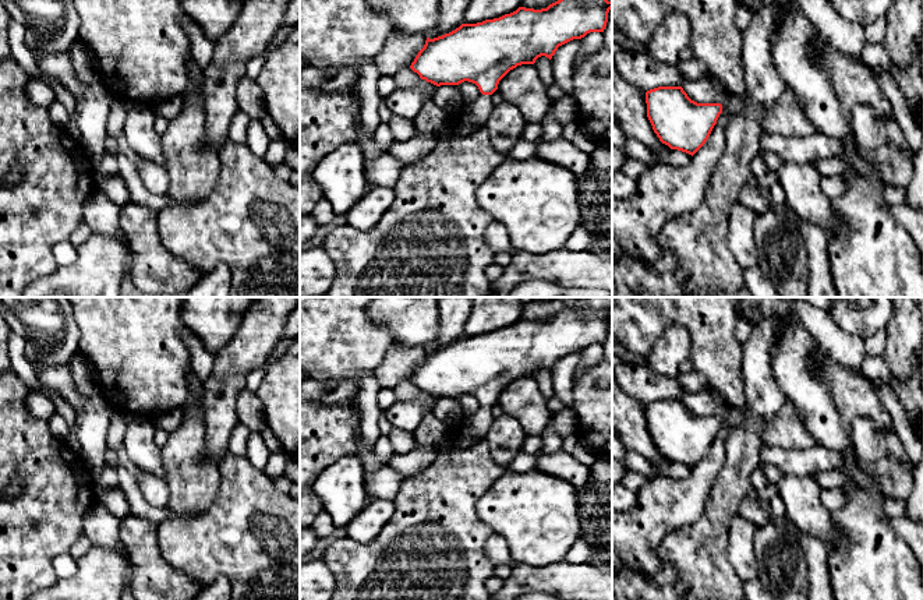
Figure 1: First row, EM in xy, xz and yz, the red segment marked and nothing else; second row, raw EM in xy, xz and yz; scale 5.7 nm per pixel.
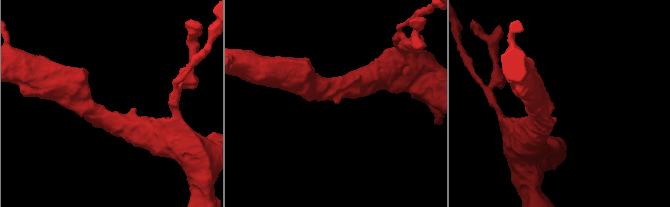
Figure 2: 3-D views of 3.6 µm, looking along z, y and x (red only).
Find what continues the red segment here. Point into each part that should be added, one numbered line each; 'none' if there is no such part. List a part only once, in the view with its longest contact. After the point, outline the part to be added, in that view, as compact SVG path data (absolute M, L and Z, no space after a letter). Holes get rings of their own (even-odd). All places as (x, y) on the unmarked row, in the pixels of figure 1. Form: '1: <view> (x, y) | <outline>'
1: xz (474, 427) | M480 407L477 413L466 417L460 424L456 438L464 445L485 438L494 421L491 407Z

